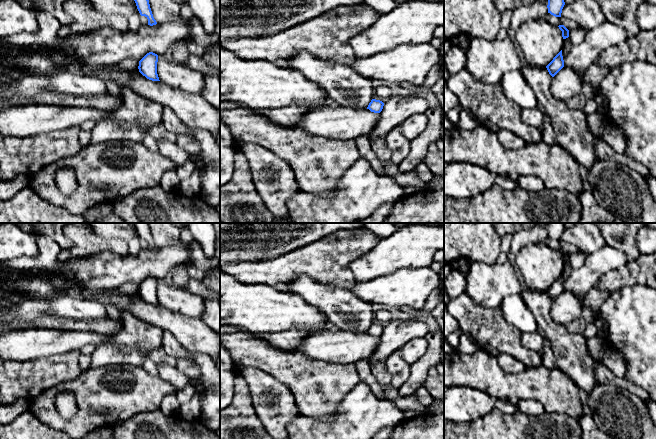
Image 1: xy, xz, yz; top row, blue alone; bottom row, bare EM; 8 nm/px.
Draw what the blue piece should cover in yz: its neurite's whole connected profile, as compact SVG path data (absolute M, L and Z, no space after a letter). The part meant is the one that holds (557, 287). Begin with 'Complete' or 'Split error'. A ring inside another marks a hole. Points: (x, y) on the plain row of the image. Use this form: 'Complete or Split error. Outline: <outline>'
Complete. Outline: M562 274L553 282L553 284L546 290L549 298L554 301L564 291L564 284Z

